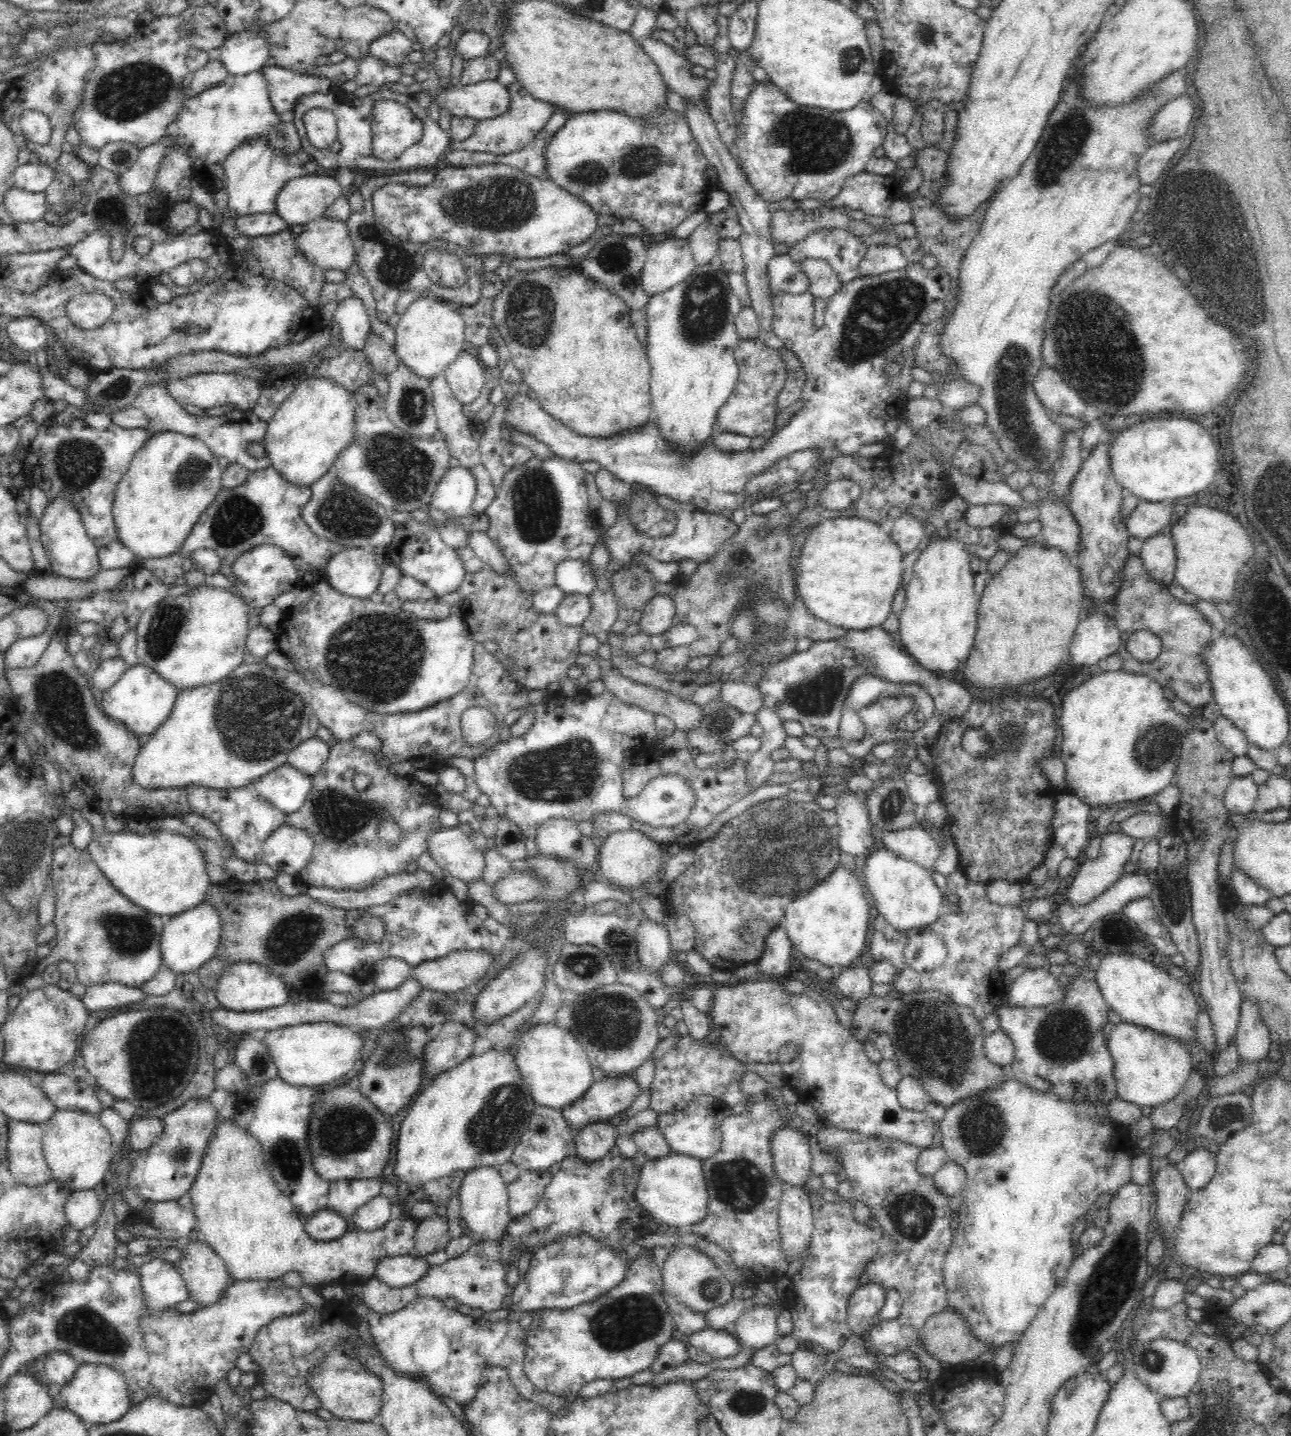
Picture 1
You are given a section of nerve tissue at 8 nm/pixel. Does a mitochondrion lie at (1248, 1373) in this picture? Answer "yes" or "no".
no

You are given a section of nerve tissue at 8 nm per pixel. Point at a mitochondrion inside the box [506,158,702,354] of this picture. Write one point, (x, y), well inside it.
(614, 258)

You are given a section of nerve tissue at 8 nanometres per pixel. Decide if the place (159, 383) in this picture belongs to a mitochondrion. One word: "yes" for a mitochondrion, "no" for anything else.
no

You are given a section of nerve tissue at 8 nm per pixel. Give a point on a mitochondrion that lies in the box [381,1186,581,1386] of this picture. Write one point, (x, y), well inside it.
(519, 1243)

